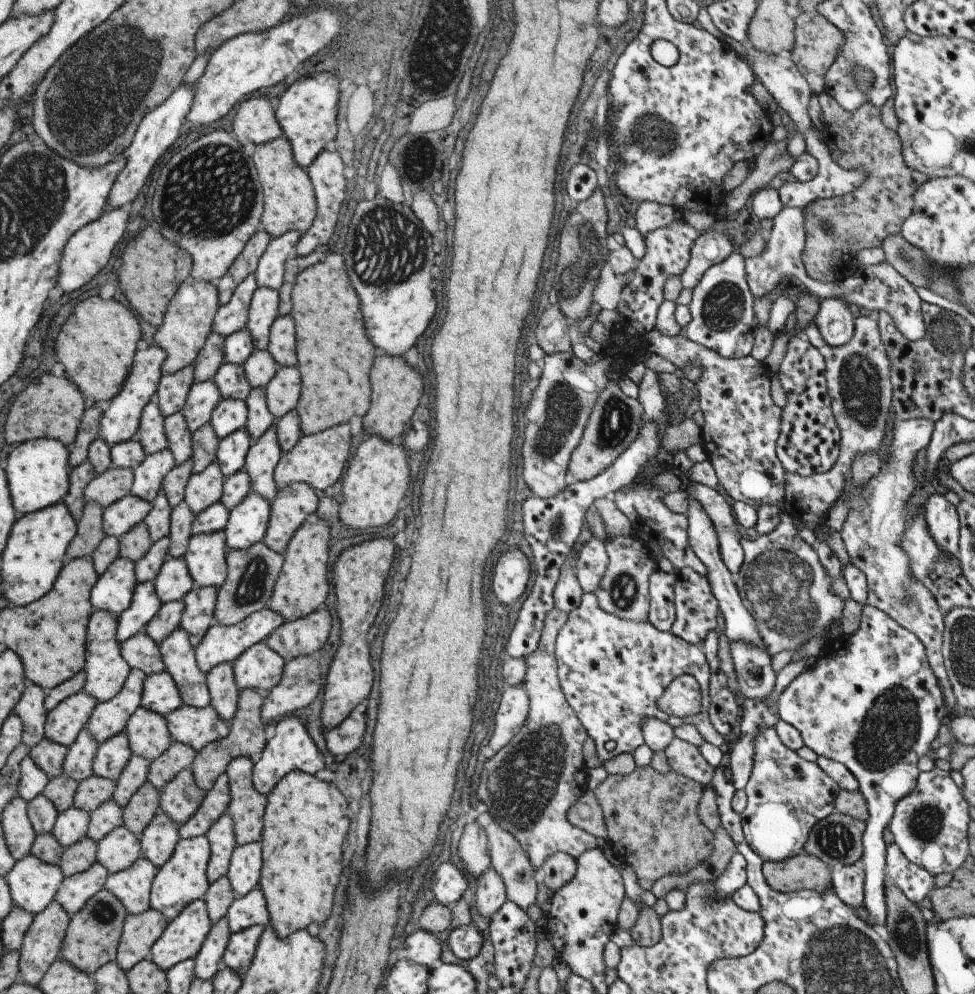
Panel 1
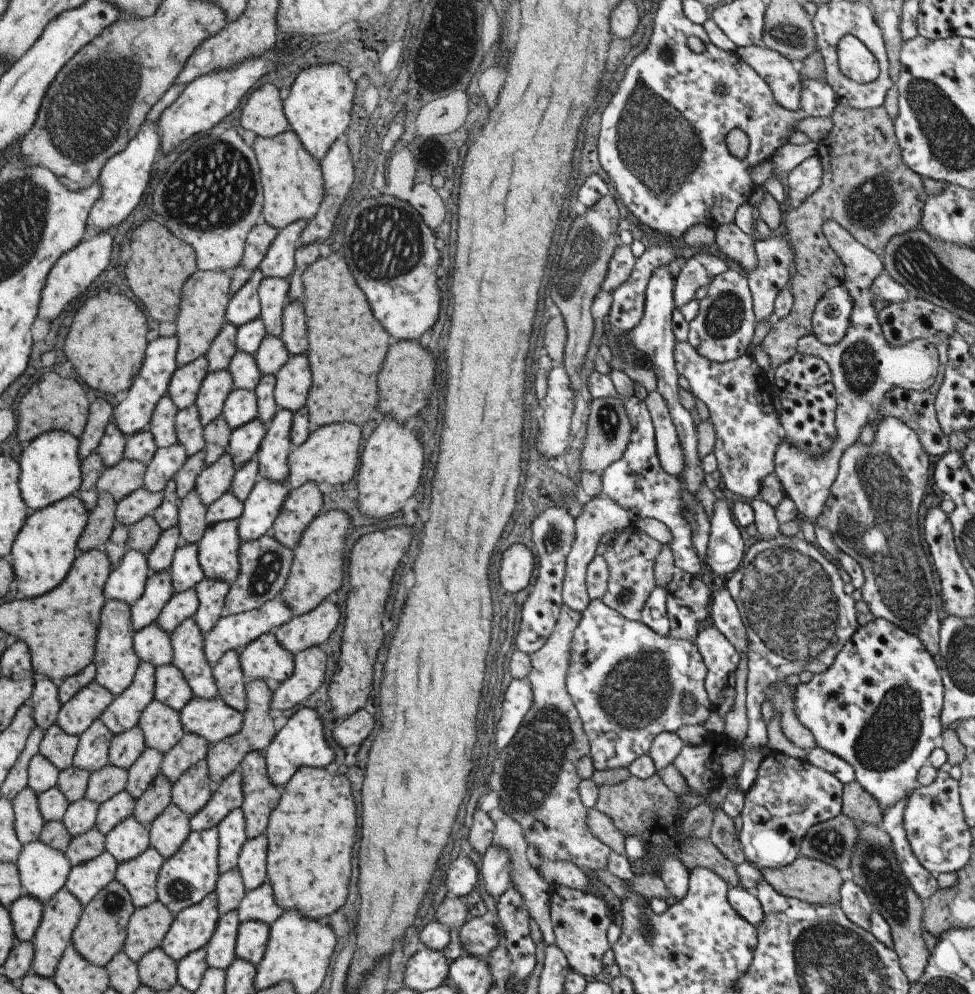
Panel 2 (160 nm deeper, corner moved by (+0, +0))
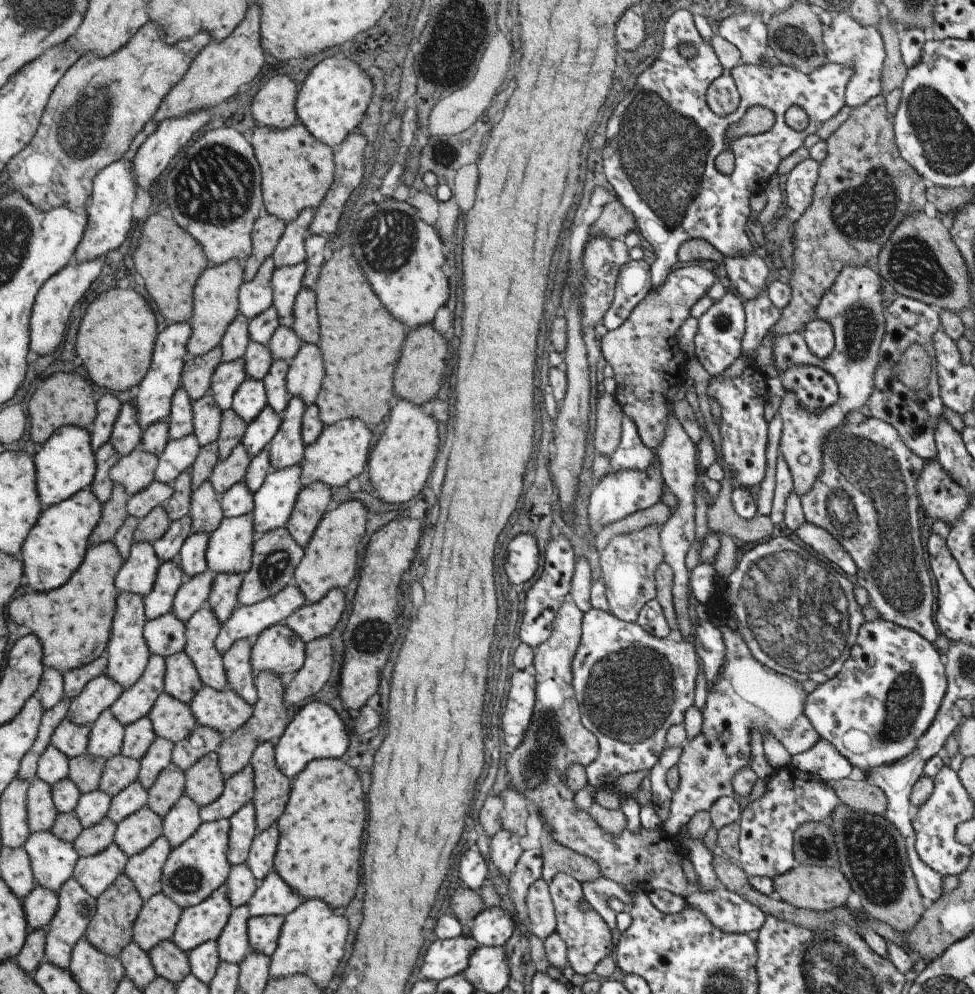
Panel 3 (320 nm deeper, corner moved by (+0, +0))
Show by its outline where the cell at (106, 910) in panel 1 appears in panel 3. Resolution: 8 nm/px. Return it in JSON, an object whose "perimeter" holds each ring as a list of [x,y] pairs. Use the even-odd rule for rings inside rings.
{"perimeter":[[[123,873],[95,899],[96,909],[87,923],[84,937],[104,955],[117,957],[124,946],[132,941],[132,928],[143,900],[138,895],[135,885]]]}

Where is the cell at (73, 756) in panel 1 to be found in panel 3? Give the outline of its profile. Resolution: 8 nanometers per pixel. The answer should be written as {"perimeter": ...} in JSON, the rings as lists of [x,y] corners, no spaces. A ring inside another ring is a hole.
{"perimeter":[[[109,709],[102,710],[90,724],[86,754],[90,757],[109,757],[120,753],[124,726],[111,714]]]}

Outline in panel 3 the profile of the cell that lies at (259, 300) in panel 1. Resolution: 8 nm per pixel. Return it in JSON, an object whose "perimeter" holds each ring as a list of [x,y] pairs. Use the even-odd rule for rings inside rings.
{"perimeter":[[[300,262],[294,265],[275,268],[272,272],[271,286],[273,291],[272,304],[278,314],[279,325],[290,327],[293,324],[292,310],[296,294],[302,286],[302,278],[306,264]]]}

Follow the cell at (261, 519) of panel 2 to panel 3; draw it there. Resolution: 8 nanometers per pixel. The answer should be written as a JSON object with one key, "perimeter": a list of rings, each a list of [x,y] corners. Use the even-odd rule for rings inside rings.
{"perimeter":[[[300,464],[271,470],[263,484],[252,494],[254,507],[251,514],[255,537],[286,526],[302,487]]]}

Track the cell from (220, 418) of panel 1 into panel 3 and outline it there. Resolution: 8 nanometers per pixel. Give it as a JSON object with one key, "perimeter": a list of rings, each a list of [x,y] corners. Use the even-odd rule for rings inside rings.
{"perimeter":[[[246,377],[233,393],[230,407],[242,421],[250,423],[265,408],[266,394],[262,379]]]}

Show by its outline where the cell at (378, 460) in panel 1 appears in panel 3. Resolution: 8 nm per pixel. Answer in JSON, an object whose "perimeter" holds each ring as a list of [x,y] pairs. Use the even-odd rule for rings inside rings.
{"perimeter":[[[399,400],[391,408],[389,424],[386,424],[377,443],[372,444],[366,462],[370,482],[379,494],[377,498],[389,504],[403,504],[417,496],[431,472],[437,446],[439,446],[437,422],[419,406],[407,400]]]}

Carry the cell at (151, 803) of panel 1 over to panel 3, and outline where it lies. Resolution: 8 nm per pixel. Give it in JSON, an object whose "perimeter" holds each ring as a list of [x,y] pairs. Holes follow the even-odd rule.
{"perimeter":[[[169,763],[159,772],[155,782],[146,791],[148,801],[145,807],[149,807],[160,817],[165,816],[184,794],[184,771],[175,766],[175,763]]]}

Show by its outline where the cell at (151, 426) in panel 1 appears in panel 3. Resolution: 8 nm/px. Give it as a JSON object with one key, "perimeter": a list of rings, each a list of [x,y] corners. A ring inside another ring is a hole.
{"perimeter":[[[177,387],[172,396],[167,421],[169,439],[180,439],[192,433],[192,400],[183,387]]]}

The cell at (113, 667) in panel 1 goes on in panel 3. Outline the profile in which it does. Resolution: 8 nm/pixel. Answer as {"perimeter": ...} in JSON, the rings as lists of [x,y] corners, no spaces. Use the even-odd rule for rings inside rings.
{"perimeter":[[[118,591],[110,628],[110,639],[107,641],[107,646],[104,650],[107,659],[104,673],[117,681],[124,689],[130,687],[141,676],[150,655],[143,638],[143,627],[147,620],[144,615],[142,598],[137,593]]]}

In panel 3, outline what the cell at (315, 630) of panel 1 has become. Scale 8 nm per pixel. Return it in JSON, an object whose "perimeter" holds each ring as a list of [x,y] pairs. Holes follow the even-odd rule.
{"perimeter":[[[339,587],[329,589],[321,600],[295,609],[283,624],[304,643],[327,637],[345,610],[343,595]]]}

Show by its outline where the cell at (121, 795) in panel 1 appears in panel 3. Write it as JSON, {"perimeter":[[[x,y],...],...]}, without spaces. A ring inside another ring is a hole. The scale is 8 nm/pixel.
{"perimeter":[[[156,736],[140,758],[136,779],[145,790],[155,782],[159,772],[172,762],[170,754],[173,747],[174,744],[170,740]]]}

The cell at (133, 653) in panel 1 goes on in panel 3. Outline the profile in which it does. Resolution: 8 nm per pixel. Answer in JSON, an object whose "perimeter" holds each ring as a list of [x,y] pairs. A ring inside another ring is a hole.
{"perimeter":[[[171,611],[154,619],[149,619],[143,627],[143,638],[150,654],[163,658],[184,649],[185,627]]]}

